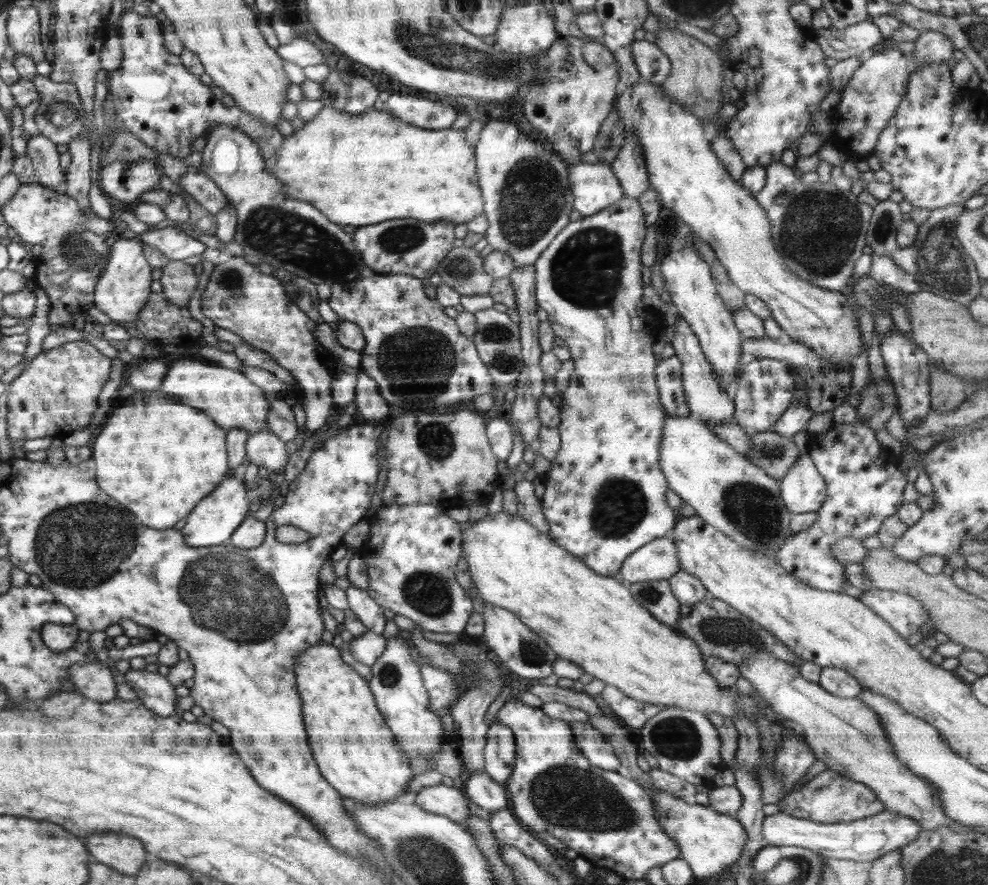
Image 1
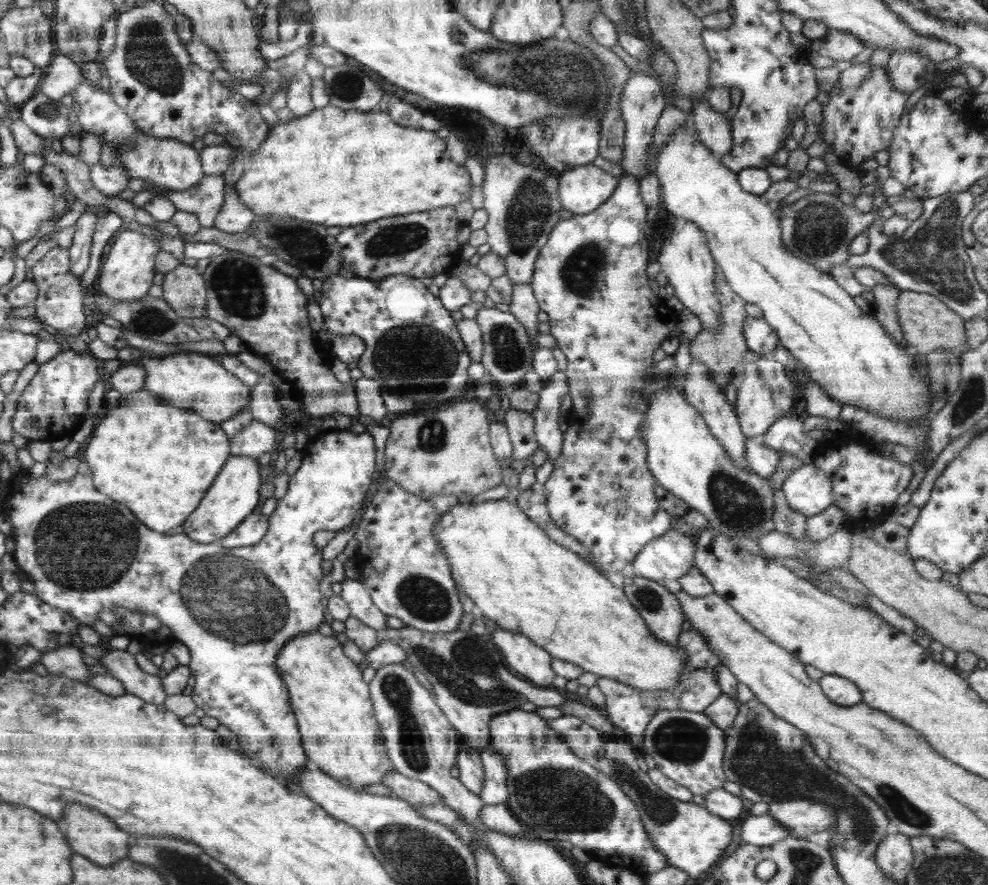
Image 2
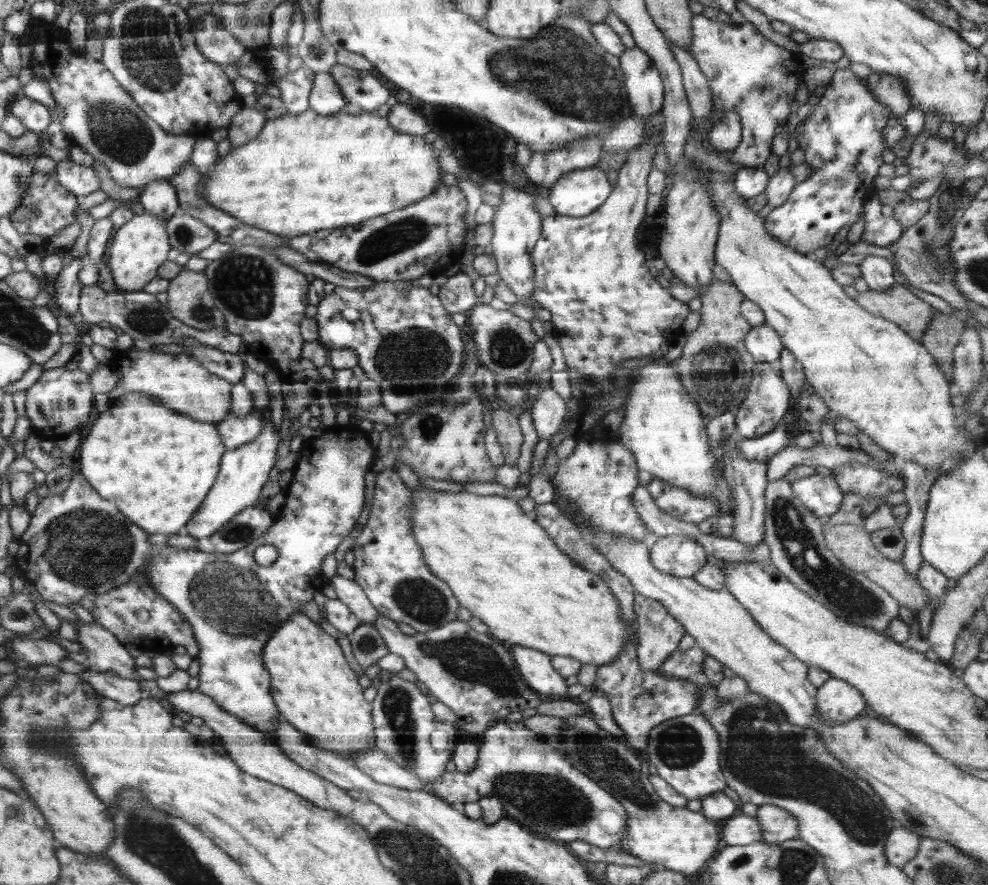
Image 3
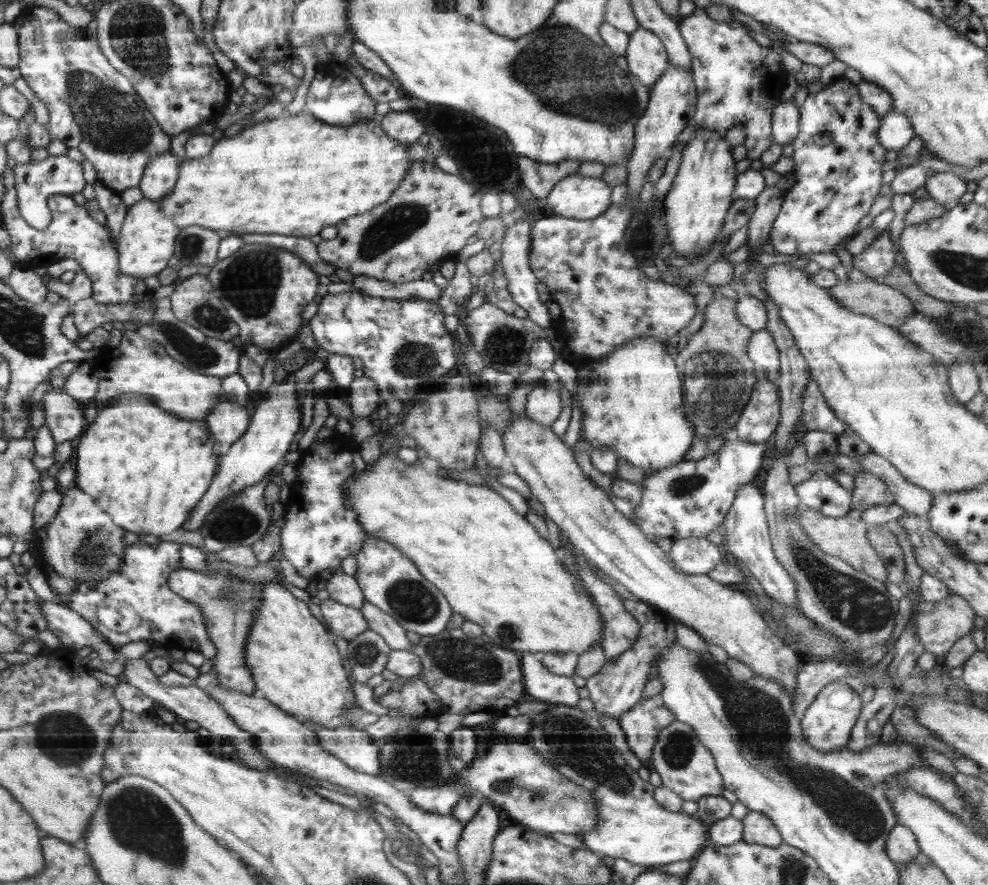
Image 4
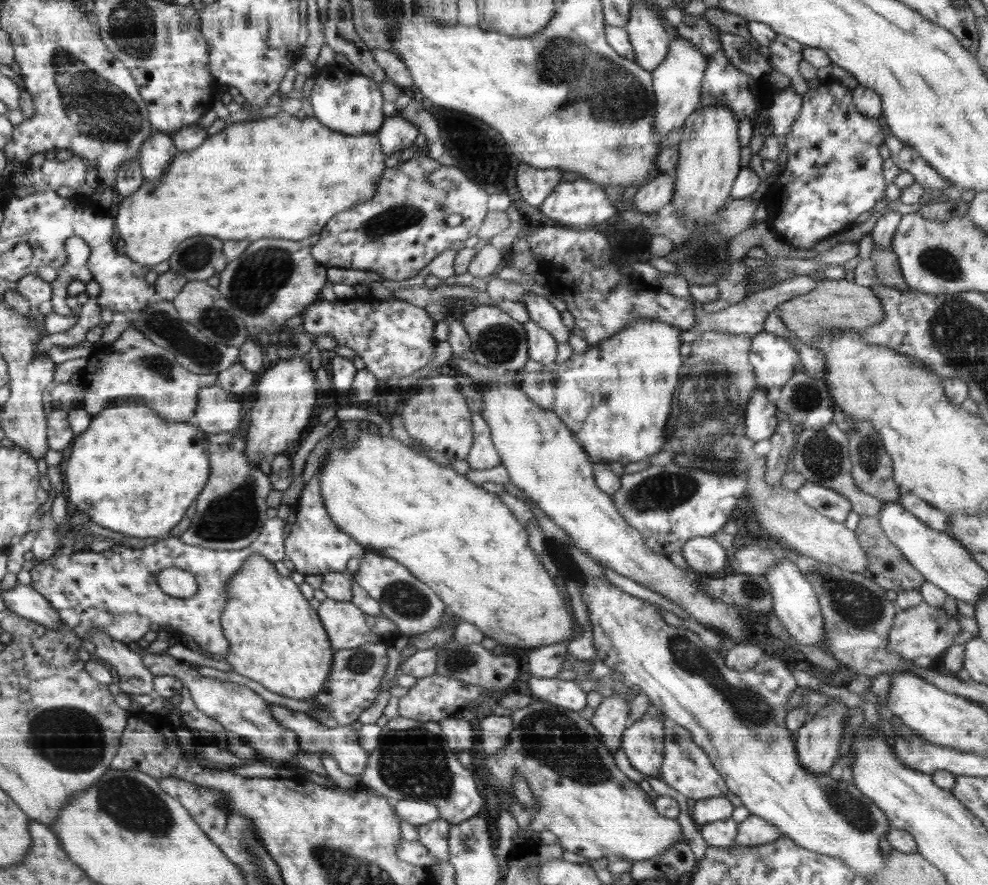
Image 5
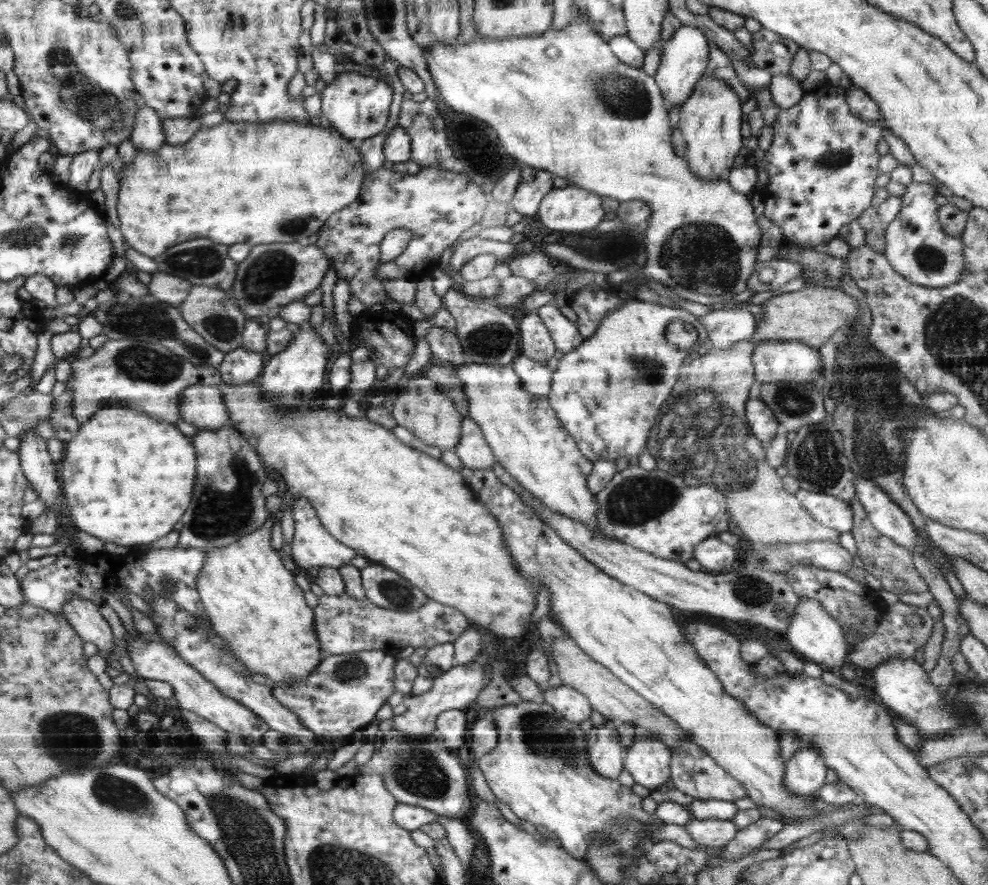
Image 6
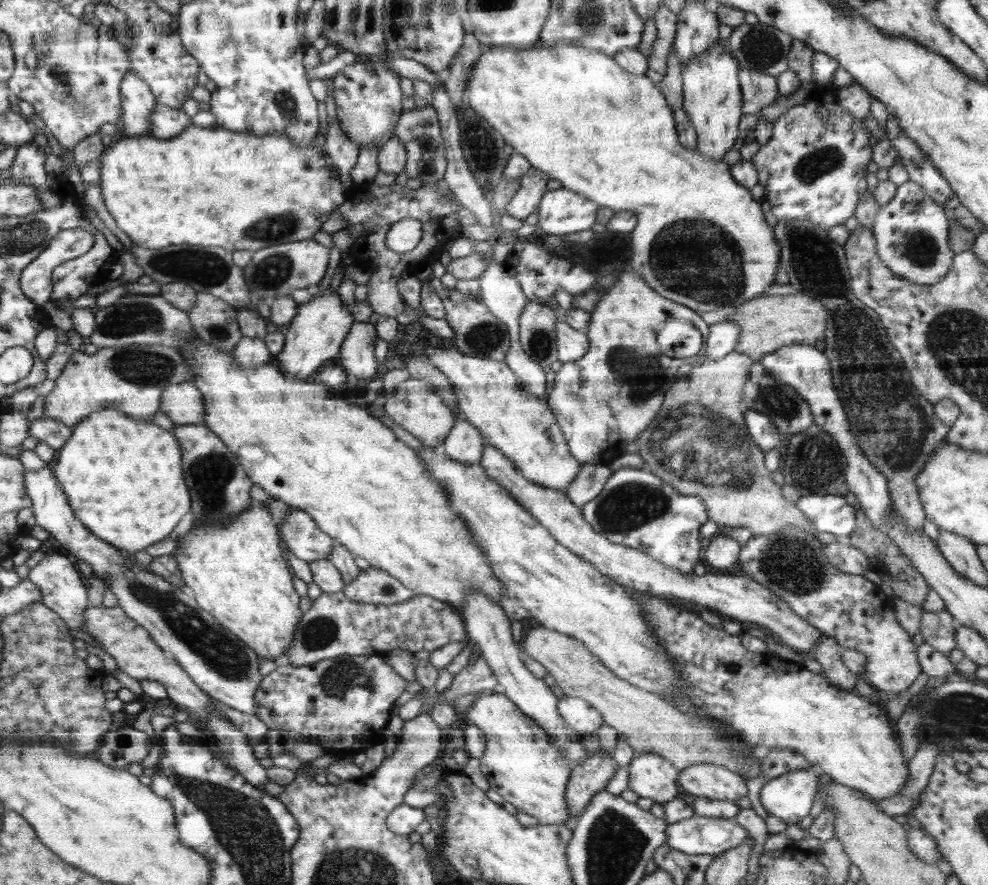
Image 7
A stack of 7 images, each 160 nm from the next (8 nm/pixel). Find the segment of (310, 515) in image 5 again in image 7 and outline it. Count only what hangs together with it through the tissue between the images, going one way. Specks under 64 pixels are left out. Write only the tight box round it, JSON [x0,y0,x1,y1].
[282,509,333,563]

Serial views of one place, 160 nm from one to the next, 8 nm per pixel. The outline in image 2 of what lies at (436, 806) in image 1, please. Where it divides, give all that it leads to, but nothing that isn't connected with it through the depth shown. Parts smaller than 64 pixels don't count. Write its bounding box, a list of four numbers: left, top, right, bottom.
[382,769,442,804]

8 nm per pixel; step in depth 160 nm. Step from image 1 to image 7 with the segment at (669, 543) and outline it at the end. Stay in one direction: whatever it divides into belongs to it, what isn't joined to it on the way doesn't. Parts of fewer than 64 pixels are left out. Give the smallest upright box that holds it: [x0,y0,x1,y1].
[703,535,741,570]

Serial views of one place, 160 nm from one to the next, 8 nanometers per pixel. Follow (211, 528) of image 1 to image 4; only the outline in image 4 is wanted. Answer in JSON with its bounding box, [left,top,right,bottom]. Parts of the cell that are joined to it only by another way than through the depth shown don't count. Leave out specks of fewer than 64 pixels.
[186,375,301,530]

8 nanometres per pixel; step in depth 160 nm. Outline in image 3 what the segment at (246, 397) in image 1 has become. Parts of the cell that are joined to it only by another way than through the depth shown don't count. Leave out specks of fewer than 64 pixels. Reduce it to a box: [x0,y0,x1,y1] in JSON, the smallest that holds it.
[107,343,233,423]

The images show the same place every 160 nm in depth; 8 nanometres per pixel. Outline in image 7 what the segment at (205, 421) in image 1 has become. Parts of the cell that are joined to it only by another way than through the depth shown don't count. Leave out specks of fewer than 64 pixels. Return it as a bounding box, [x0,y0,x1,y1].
[51,409,190,554]

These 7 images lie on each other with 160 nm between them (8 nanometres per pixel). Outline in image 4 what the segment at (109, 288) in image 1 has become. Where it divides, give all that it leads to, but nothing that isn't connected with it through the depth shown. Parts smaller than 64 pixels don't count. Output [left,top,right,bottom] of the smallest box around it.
[115,112,413,279]

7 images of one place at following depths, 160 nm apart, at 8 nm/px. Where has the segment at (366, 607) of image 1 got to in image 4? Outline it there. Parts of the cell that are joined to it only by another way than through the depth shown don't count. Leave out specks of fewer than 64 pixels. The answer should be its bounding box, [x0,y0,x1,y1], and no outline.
[325,570,365,610]

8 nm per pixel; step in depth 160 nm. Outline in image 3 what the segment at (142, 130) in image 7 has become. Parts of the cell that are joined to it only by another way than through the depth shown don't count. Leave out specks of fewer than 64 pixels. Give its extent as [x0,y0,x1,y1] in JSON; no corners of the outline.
[139,180,179,220]

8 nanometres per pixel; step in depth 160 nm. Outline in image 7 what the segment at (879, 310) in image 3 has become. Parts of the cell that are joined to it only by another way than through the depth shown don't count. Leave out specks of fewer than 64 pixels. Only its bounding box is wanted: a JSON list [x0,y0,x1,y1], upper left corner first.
[728,293,827,362]

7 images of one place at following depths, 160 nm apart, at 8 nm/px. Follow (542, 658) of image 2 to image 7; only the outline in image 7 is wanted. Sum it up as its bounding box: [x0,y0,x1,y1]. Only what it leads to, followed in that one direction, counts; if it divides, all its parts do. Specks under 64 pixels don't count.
[557,695,605,734]

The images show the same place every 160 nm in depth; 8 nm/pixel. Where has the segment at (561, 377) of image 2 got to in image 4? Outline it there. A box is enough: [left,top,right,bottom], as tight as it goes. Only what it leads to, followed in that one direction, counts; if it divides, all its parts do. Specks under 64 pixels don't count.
[526,383,562,427]

